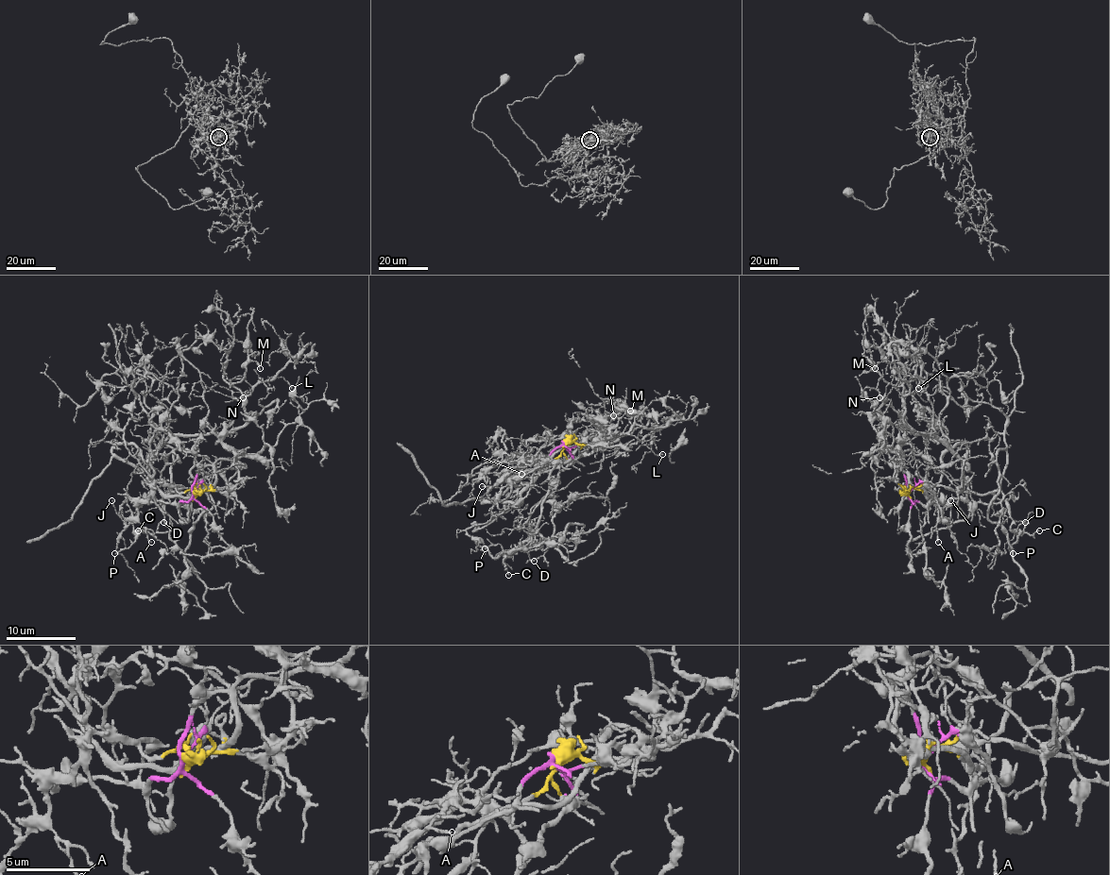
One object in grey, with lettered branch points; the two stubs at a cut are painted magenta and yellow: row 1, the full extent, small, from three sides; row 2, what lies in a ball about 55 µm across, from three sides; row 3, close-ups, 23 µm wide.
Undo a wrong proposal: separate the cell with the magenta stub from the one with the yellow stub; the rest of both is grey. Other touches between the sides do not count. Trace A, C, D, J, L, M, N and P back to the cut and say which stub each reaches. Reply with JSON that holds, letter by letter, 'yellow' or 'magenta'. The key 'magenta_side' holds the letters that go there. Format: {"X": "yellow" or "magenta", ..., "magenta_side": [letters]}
{"A": "yellow", "C": "yellow", "D": "yellow", "J": "yellow", "L": "magenta", "M": "magenta", "N": "magenta", "P": "yellow", "magenta_side": ["L", "M", "N"]}

